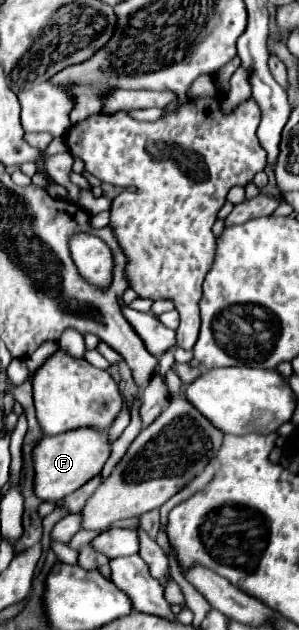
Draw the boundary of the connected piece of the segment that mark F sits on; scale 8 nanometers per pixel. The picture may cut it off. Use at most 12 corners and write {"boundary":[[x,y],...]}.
{"boundary":[[74,430],[32,452],[34,494],[58,502],[98,474],[106,434]]}

